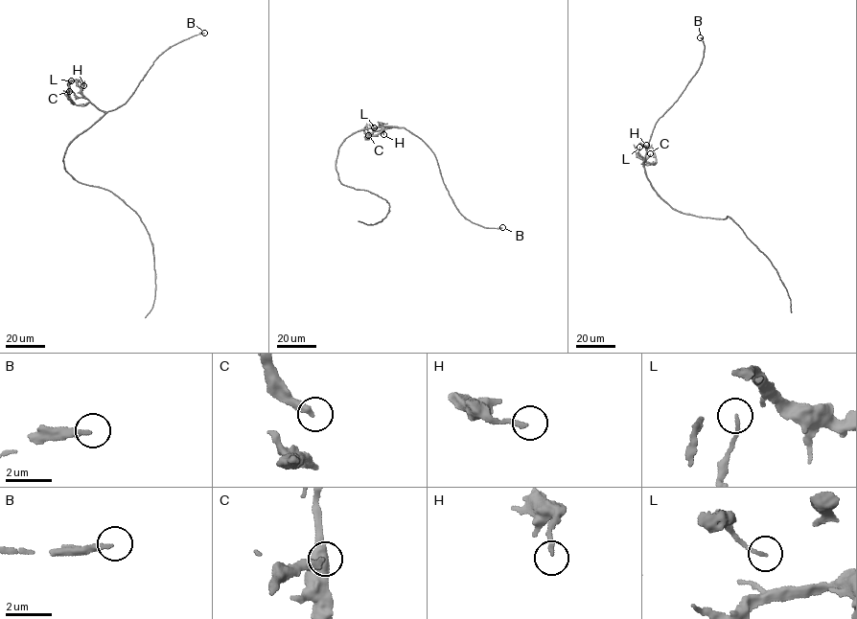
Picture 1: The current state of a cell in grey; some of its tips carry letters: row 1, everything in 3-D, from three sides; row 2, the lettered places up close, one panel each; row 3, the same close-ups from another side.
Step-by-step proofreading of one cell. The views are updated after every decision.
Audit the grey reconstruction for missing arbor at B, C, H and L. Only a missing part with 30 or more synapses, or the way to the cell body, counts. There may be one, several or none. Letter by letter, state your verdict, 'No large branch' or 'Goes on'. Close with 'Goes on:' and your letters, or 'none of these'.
B: Goes on
C: No large branch
H: No large branch
L: No large branch
Goes on: B

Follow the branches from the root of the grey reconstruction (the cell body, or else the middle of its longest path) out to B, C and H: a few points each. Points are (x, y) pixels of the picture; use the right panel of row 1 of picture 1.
B: (679, 211), (653, 189), (642, 162), (655, 124), (677, 101), (700, 66), (705, 47), (700, 37)
C: (679, 211), (656, 192), (648, 180), (643, 166), (645, 160), (654, 165), (644, 163), (650, 153)
H: (679, 211), (656, 192), (648, 180), (644, 161), (654, 165), (656, 157), (653, 149), (640, 143), (646, 145)

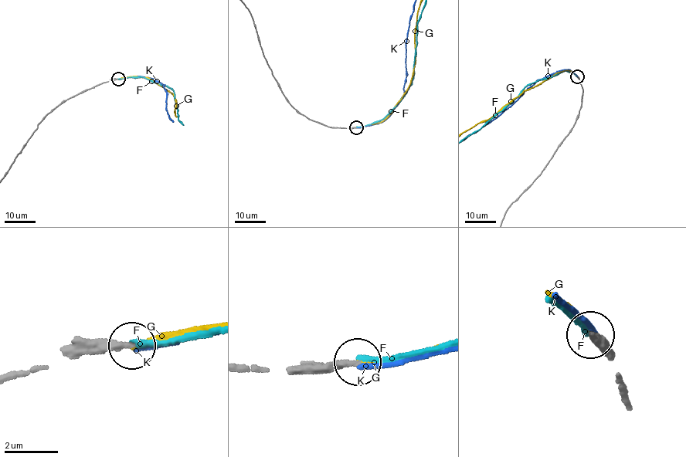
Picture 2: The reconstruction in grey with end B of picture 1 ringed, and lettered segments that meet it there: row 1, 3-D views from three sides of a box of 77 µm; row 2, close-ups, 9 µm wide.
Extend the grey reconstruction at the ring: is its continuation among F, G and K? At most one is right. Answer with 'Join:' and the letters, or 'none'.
Join: G

